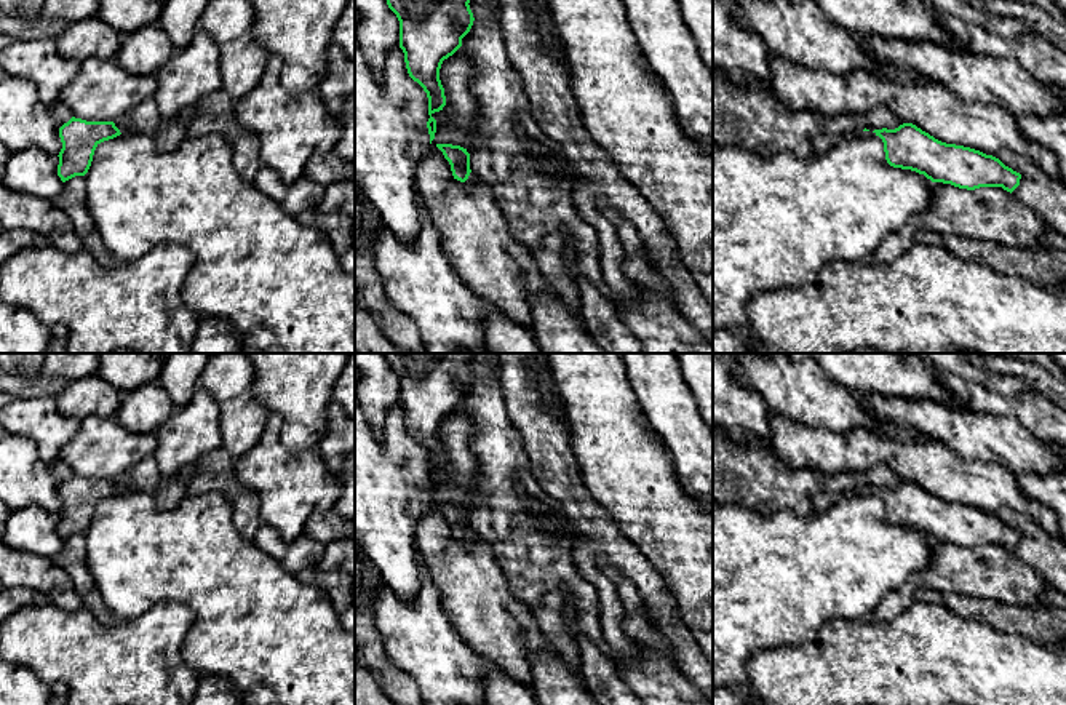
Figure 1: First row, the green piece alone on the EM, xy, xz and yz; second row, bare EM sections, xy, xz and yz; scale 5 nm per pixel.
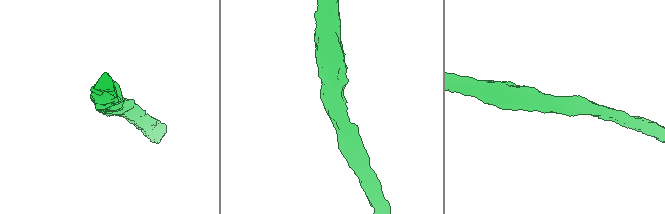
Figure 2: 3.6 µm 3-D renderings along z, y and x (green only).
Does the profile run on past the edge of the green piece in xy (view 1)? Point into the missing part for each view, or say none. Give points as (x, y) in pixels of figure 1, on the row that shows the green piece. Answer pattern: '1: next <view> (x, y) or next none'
1: next none

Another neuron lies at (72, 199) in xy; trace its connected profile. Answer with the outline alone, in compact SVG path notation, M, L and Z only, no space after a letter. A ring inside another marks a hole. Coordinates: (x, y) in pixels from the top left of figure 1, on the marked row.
M83 176L66 181L61 192L53 198L53 203L69 216L83 249L88 251L97 264L112 265L117 262L105 249L96 224L89 216Z

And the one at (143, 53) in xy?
M157 26L142 27L123 35L121 46L113 61L136 77L155 75L155 72L173 56L174 46Z

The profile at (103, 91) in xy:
M89 58L67 83L59 101L75 118L115 121L157 91L155 75L136 77L113 59Z

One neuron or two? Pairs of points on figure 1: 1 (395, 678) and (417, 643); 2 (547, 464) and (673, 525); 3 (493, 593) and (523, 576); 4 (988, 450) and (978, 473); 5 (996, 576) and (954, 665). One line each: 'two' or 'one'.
1: two
2: two
3: two
4: two
5: two

